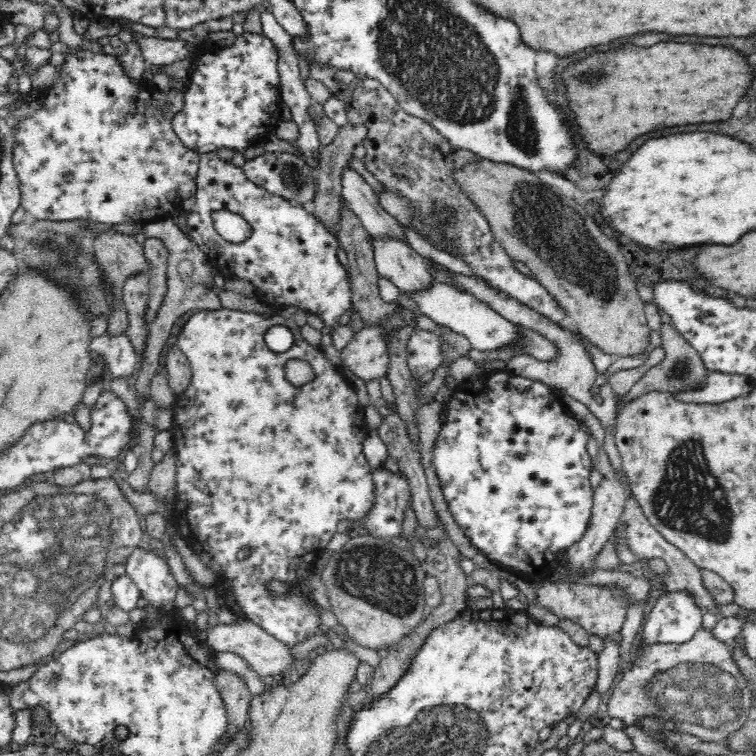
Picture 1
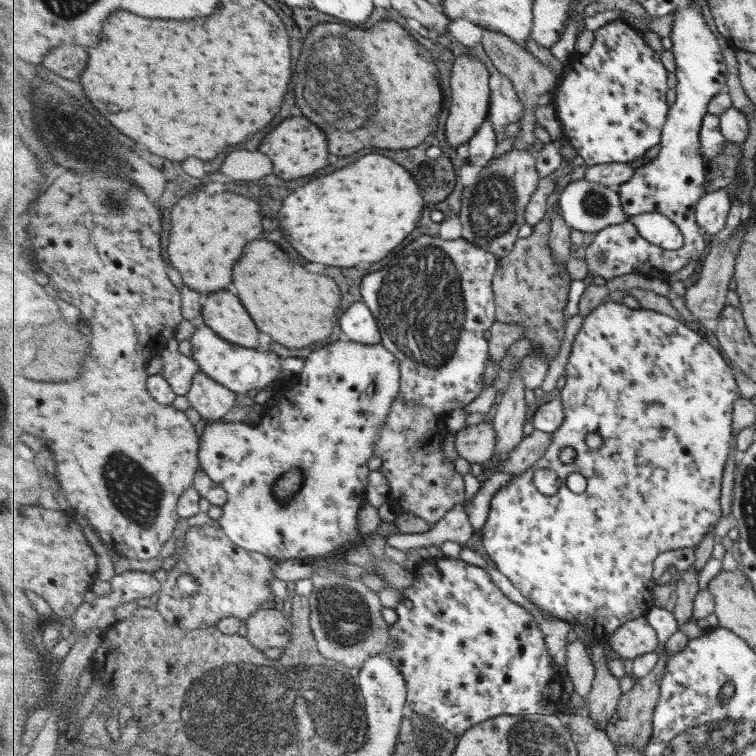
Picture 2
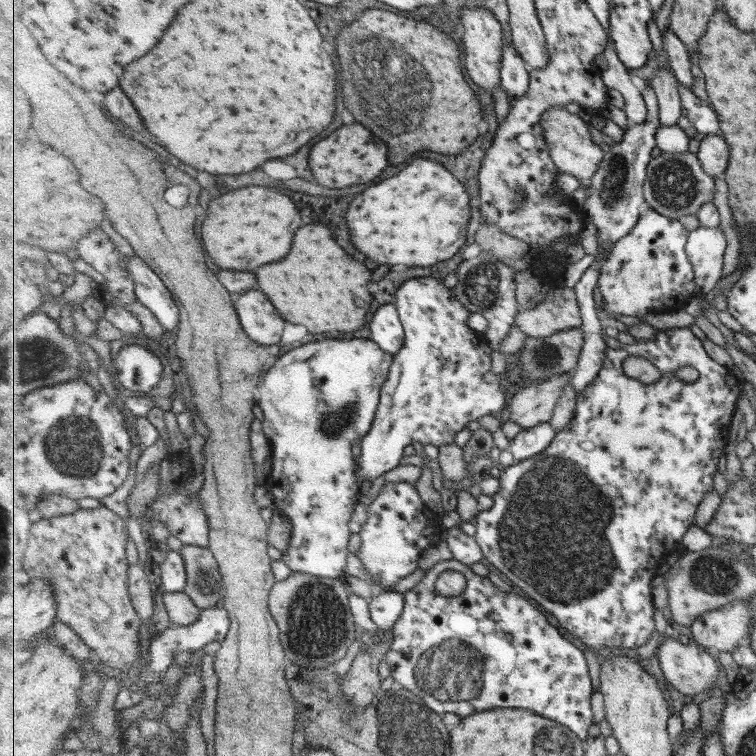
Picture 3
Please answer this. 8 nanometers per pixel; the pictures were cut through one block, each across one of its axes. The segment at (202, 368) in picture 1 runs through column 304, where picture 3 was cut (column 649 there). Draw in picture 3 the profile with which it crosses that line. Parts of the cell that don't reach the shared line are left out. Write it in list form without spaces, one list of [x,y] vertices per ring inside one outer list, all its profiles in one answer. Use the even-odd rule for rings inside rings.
[[[689,327],[657,330],[654,337],[647,341],[635,340],[632,345],[622,344],[620,349],[608,348],[603,370],[599,376],[578,395],[576,415],[569,428],[557,433],[554,441],[547,450],[521,462],[514,462],[511,466],[501,467],[499,478],[501,479],[501,491],[493,496],[491,509],[480,512],[475,520],[477,528],[476,542],[482,548],[487,561],[495,566],[501,573],[510,579],[515,585],[527,592],[549,613],[559,621],[559,626],[576,636],[590,650],[598,653],[598,650],[607,648],[635,648],[649,642],[655,631],[656,609],[653,606],[653,587],[651,582],[655,576],[662,574],[665,569],[664,558],[667,554],[680,554],[682,551],[681,540],[687,534],[691,525],[697,518],[697,506],[705,498],[705,494],[713,489],[713,478],[719,466],[719,460],[725,452],[725,446],[729,442],[729,428],[731,420],[737,410],[737,402],[741,396],[739,380],[735,378],[729,367],[713,360]],[[630,356],[642,356],[650,360],[662,372],[662,377],[653,384],[645,384],[625,374],[625,360]],[[681,366],[692,366],[699,372],[699,378],[693,382],[684,382],[677,378],[677,370]]]

